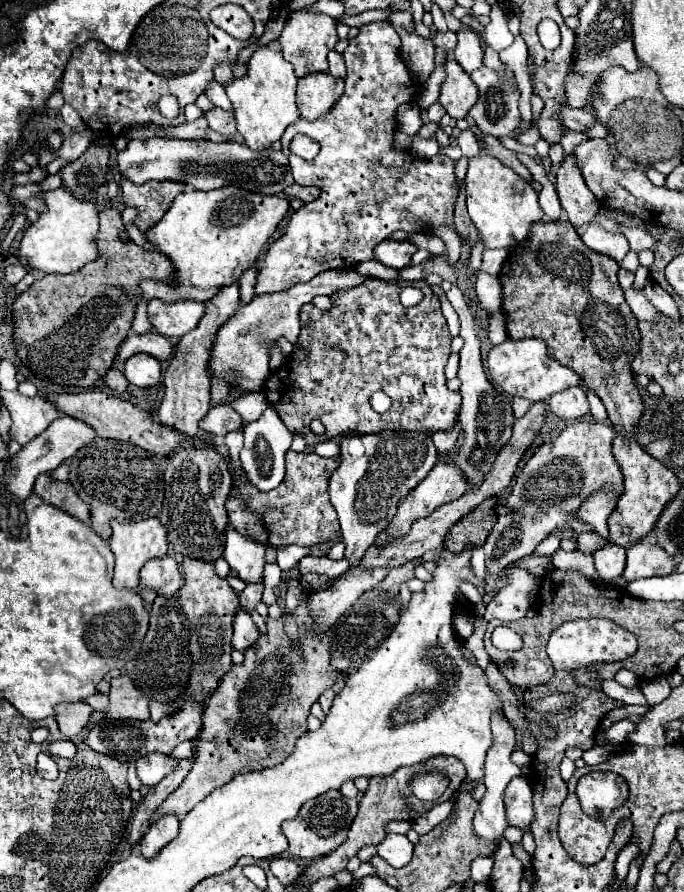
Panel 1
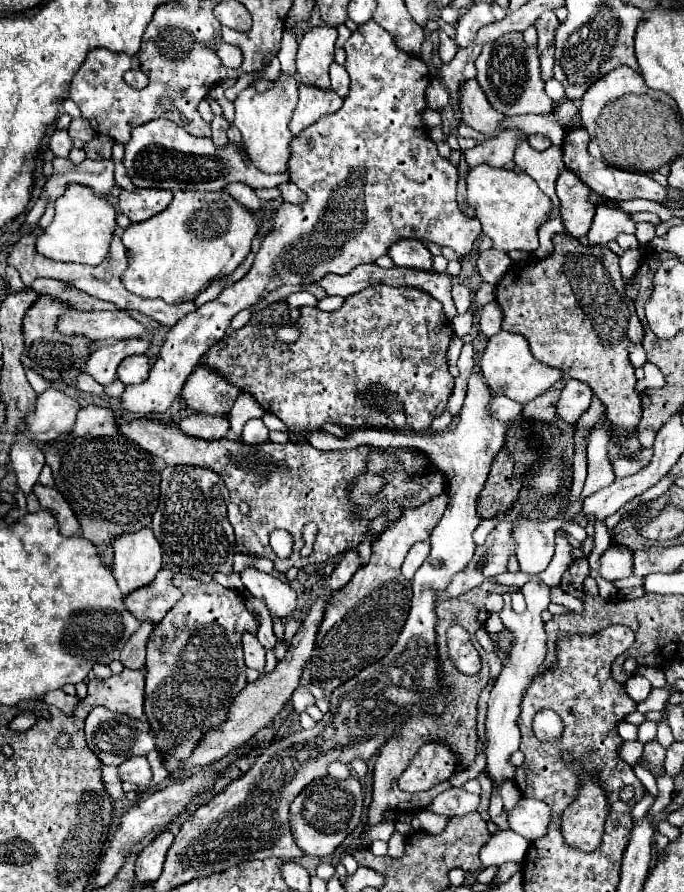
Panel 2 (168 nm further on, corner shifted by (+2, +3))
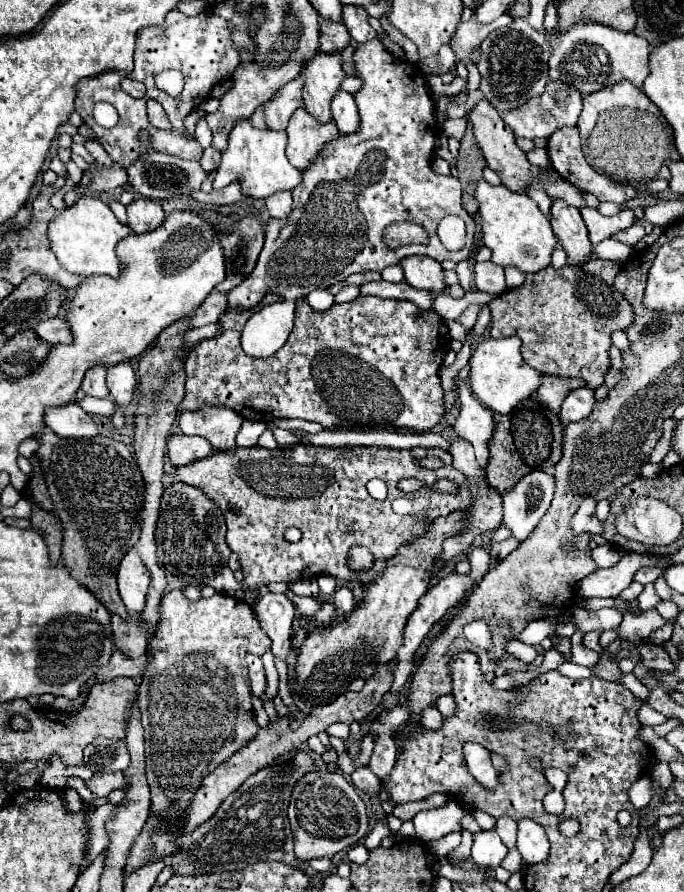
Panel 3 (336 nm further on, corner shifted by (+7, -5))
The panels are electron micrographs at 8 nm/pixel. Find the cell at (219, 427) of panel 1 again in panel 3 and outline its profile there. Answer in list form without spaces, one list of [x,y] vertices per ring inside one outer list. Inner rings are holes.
[[[173,435],[167,443],[167,455],[173,465],[189,465],[211,453],[213,447],[209,447],[209,441],[197,435]]]

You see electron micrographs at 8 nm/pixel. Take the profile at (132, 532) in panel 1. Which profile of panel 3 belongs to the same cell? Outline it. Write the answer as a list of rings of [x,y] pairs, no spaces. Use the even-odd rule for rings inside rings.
[[[135,549],[127,551],[117,571],[119,595],[129,613],[141,613],[145,607],[145,595],[149,587],[149,571]]]

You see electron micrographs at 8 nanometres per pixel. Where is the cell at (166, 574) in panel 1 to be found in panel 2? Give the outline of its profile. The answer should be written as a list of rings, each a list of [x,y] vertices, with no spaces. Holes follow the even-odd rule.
[[[160,569],[154,583],[130,593],[124,599],[124,605],[140,623],[148,621],[156,625],[176,605],[178,599],[180,591],[172,585],[172,573],[168,569]]]

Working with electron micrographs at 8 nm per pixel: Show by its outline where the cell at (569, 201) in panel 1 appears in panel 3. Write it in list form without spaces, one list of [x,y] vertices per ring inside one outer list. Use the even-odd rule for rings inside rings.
[[[557,199],[551,205],[551,227],[555,231],[557,243],[567,251],[567,263],[585,263],[591,257],[591,241],[587,237],[585,221],[579,209],[567,205],[565,201]]]

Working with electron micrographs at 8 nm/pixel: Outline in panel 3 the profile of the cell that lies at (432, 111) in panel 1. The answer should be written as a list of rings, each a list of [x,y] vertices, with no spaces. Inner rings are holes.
[[[429,75],[427,77],[427,87],[429,87],[429,95],[433,99],[439,99],[439,97],[449,97],[449,95],[459,93],[465,87],[465,80],[461,79],[461,77],[455,77],[453,83],[445,85],[439,76]]]

